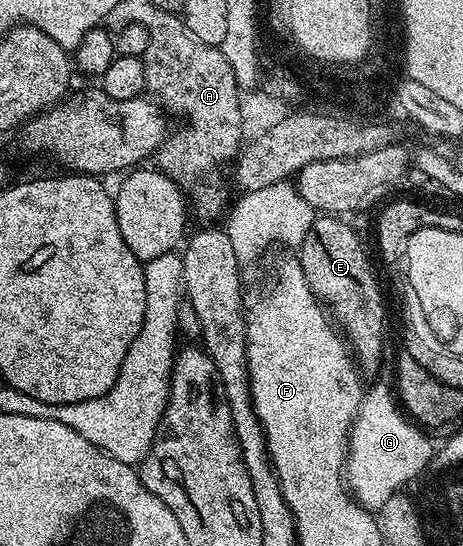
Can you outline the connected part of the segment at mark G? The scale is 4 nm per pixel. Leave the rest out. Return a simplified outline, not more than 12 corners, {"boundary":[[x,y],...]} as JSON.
{"boundary":[[390,390],[359,405],[345,481],[378,512],[433,462]]}

